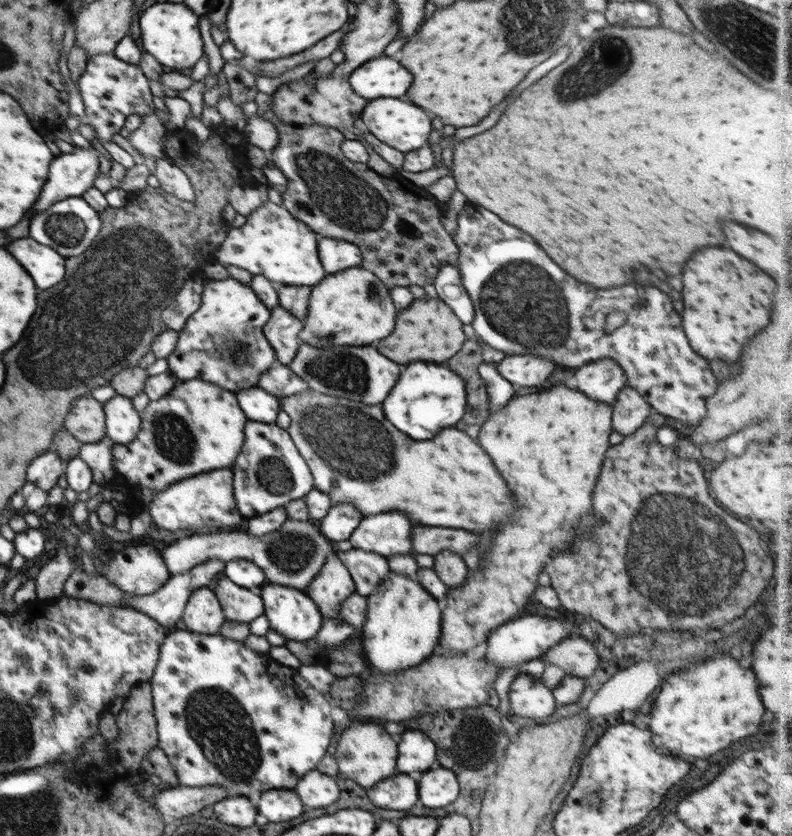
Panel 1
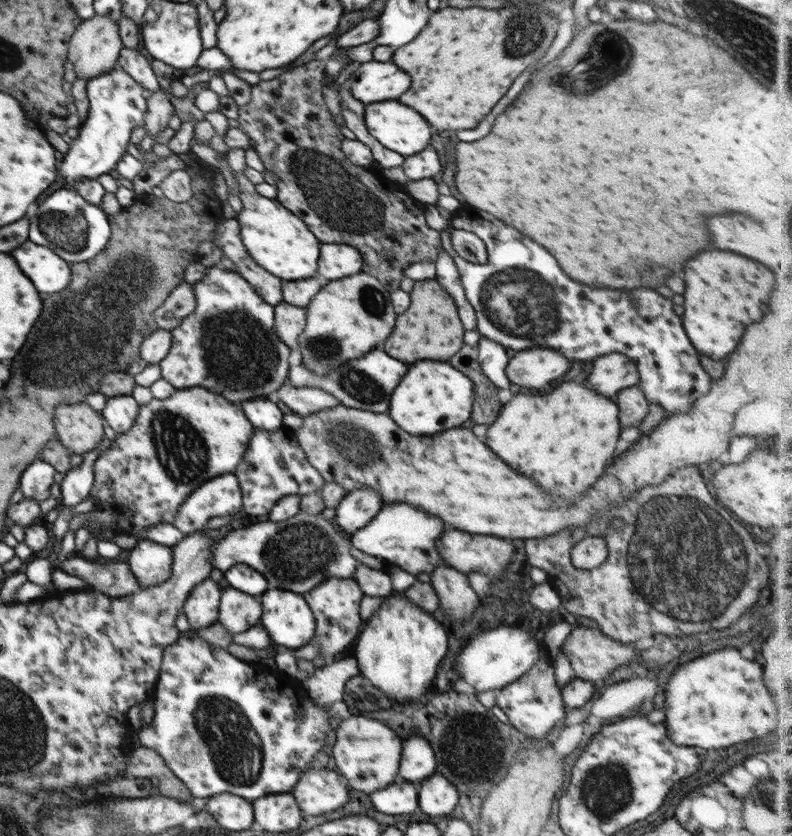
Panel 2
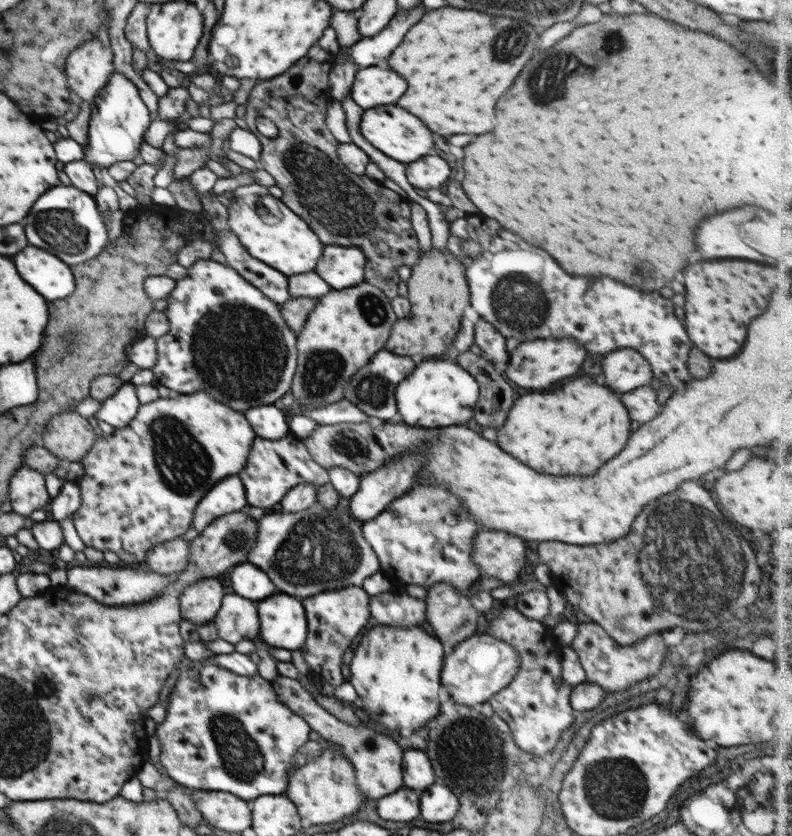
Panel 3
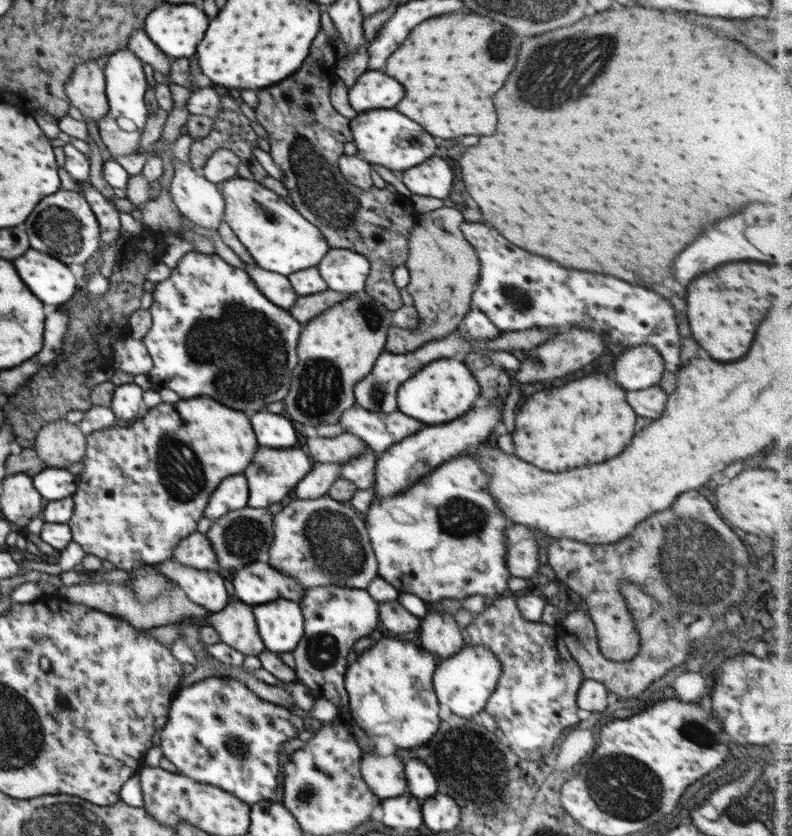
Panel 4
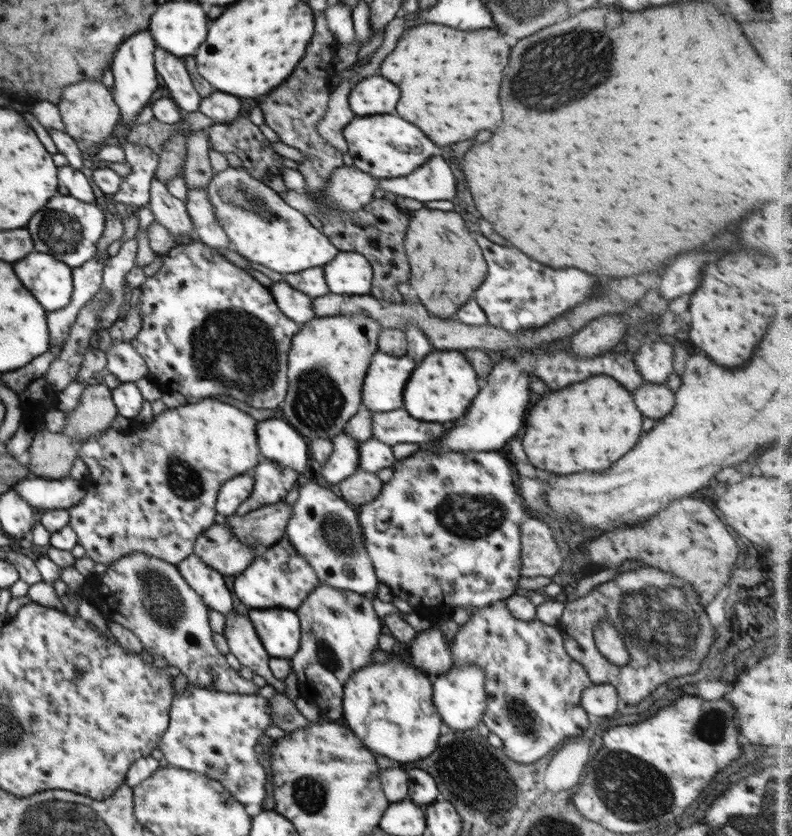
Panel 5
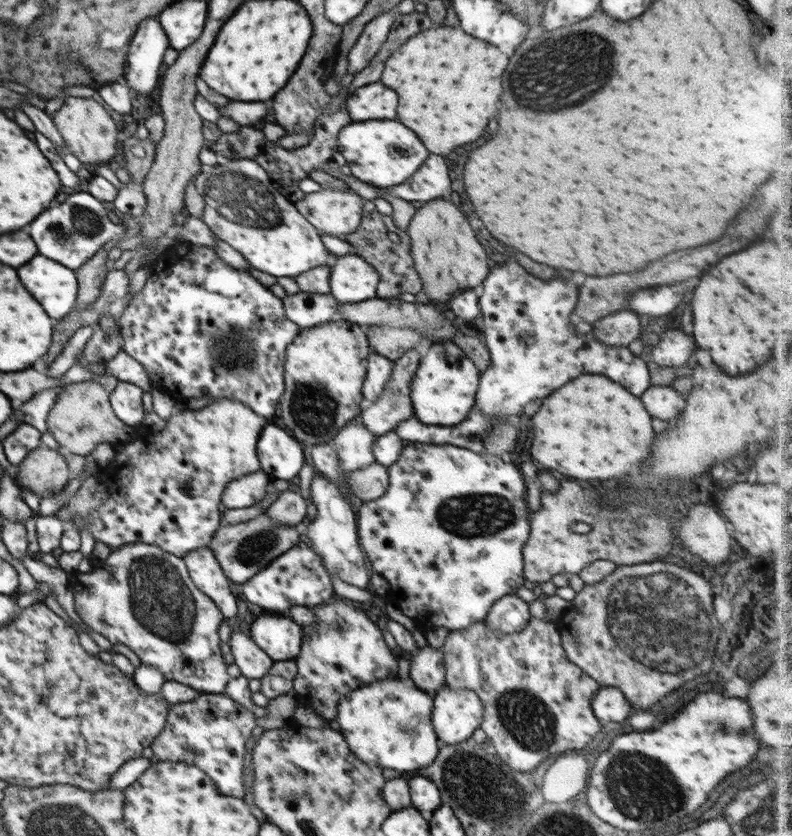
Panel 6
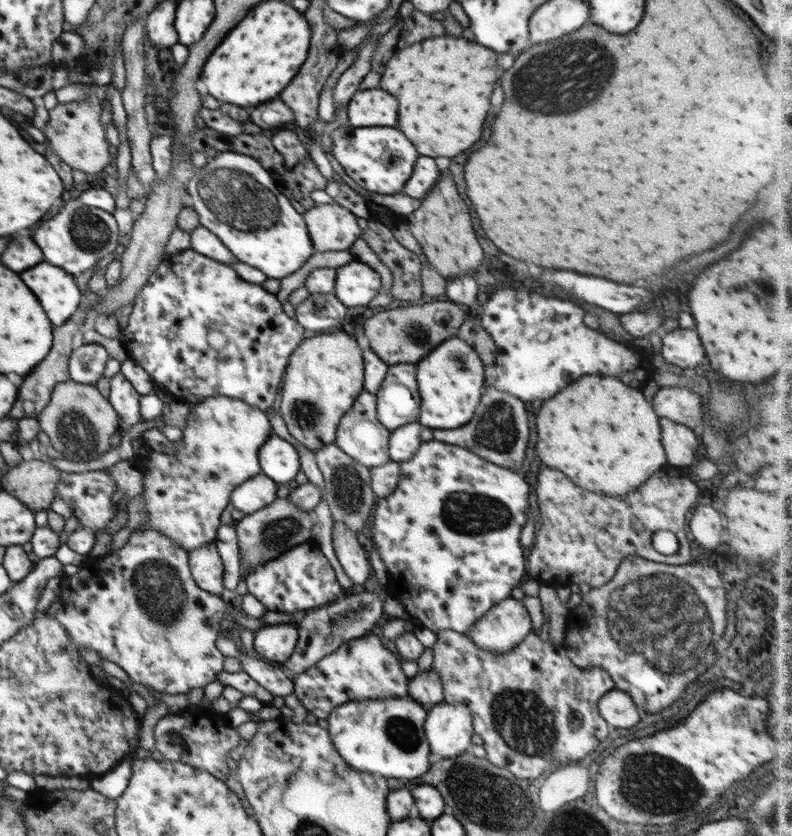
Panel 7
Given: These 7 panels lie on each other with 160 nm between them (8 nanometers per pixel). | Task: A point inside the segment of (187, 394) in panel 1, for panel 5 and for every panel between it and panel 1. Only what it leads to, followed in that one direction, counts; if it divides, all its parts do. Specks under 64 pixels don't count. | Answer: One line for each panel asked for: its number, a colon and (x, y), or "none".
2: (176, 444)
3: (141, 484)
4: (144, 488)
5: (155, 491)

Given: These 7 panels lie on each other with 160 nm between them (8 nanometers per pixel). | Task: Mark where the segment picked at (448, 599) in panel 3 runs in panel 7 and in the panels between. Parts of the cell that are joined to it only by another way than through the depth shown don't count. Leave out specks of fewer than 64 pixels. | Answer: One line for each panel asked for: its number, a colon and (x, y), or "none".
4: (439, 633)
5: (431, 652)
6: (427, 671)
7: (426, 688)

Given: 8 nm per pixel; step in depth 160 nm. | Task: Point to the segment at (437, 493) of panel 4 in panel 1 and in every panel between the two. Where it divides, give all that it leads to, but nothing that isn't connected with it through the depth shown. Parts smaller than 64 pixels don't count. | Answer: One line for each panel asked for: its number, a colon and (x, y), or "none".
1: (389, 533)
2: (403, 536)
3: (425, 537)

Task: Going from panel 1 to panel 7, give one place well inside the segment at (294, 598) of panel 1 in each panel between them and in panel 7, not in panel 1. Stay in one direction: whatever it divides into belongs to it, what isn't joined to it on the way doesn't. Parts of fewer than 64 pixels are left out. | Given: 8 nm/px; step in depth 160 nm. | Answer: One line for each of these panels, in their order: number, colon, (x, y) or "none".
2: (290, 623)
3: (283, 623)
4: (280, 623)
5: (279, 630)
6: (280, 638)
7: (276, 643)

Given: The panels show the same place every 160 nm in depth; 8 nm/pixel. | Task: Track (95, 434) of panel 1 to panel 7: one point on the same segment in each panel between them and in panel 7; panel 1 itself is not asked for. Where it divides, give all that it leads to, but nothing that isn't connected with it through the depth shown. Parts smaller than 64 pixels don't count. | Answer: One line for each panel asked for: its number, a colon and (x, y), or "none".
2: (81, 429)
3: (69, 436)
4: (59, 443)
5: (51, 454)
6: (44, 471)
7: (33, 482)

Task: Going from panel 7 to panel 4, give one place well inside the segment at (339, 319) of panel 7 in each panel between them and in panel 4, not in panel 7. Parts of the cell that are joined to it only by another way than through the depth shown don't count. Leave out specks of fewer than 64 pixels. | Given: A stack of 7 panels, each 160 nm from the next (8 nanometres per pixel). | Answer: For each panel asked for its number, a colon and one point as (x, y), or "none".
4: (277, 287)
5: (296, 305)
6: (307, 310)

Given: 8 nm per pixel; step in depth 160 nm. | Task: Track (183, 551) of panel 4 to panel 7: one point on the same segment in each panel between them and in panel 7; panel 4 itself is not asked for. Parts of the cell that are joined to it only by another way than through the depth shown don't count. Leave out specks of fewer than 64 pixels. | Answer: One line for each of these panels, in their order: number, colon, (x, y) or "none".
5: (217, 546)
6: (244, 549)
7: (263, 535)

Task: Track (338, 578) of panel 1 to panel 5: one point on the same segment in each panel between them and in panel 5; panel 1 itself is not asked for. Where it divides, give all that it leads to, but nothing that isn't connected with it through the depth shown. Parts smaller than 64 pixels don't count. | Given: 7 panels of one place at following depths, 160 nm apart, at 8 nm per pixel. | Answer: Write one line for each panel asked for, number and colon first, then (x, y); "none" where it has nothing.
2: (335, 603)
3: (335, 618)
4: (335, 618)
5: (340, 630)

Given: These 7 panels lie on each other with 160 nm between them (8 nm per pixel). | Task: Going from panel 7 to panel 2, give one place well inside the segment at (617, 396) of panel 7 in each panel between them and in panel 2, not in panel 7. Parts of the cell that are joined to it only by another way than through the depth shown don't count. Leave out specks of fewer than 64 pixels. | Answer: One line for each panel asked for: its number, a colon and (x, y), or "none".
2: (564, 440)
3: (574, 430)
4: (588, 421)
5: (588, 426)
6: (593, 429)

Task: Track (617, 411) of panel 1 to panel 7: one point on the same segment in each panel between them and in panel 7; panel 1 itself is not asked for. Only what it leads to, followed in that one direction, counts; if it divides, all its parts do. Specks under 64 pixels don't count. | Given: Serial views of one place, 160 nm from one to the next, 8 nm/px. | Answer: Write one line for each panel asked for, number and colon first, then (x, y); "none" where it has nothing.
2: (633, 406)
3: (642, 405)
4: (649, 403)
5: (654, 400)
6: (663, 402)
7: (681, 405)

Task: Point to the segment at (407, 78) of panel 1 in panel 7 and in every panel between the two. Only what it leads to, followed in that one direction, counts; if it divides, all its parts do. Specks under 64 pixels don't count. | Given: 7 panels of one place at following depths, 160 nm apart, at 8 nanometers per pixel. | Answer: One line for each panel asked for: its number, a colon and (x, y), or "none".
2: (371, 82)
3: (372, 86)
4: (372, 90)
5: (373, 94)
6: (372, 101)
7: (375, 107)

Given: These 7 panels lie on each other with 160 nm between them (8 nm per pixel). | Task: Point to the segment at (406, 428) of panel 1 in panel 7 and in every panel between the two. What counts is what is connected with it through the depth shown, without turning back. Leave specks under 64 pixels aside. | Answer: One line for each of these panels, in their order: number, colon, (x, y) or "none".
2: (433, 396)
3: (437, 393)
4: (444, 390)
5: (443, 384)
6: (443, 391)
7: (450, 378)

